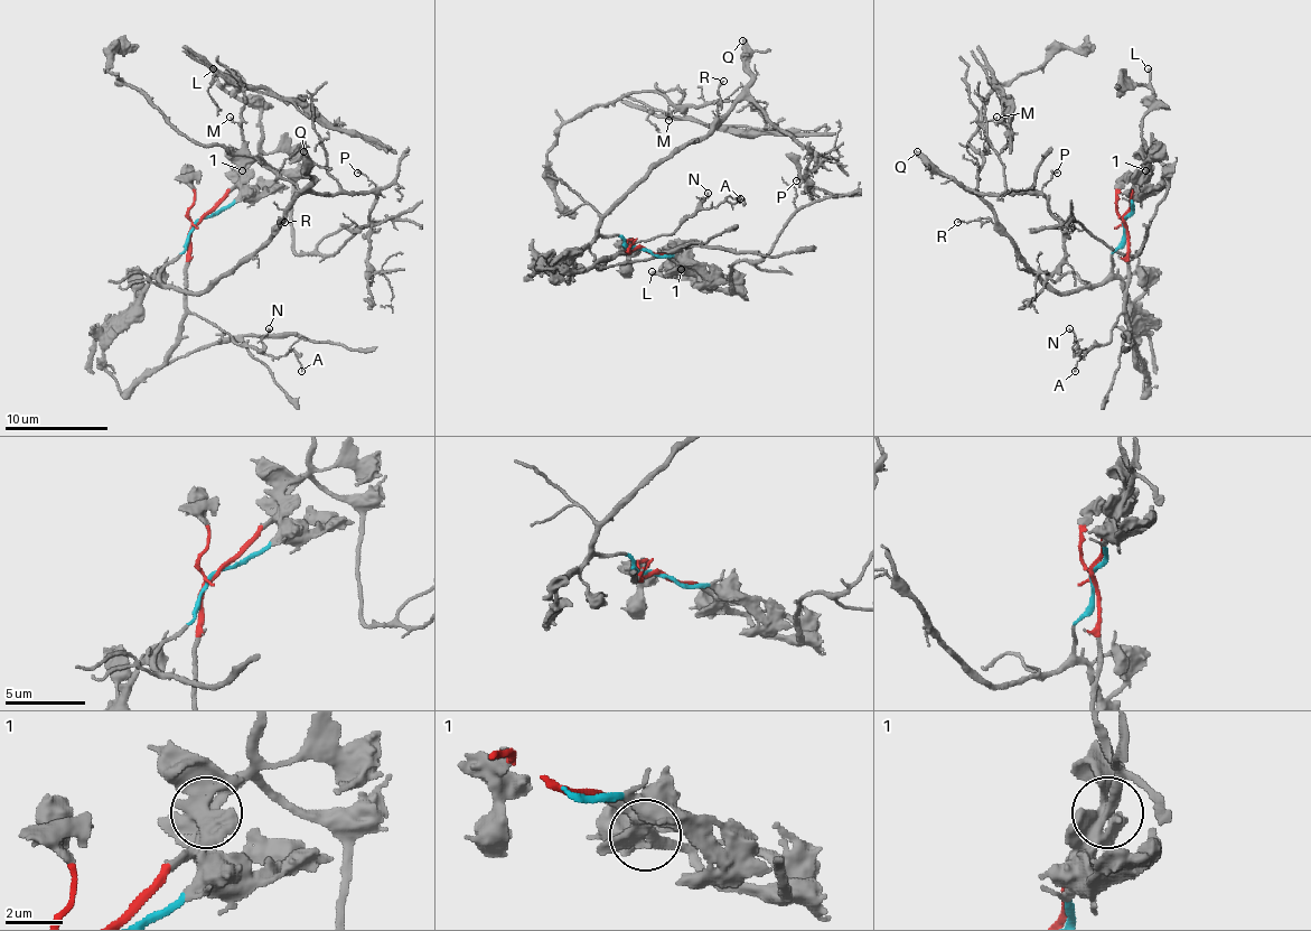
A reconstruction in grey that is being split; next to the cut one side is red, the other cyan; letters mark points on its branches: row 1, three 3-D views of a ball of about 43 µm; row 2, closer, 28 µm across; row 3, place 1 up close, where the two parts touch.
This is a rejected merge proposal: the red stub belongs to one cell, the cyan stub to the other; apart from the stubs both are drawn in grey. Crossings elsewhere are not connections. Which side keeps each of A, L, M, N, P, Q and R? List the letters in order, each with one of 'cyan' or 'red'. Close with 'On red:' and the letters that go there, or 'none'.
A: red
L: red
M: cyan
N: red
P: cyan
Q: cyan
R: cyan
On red: A, L, N

